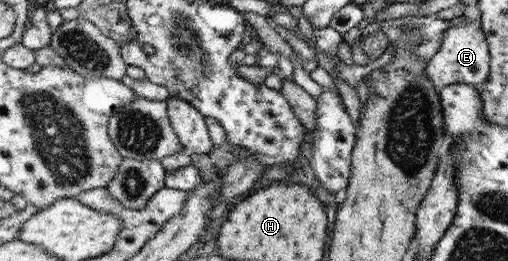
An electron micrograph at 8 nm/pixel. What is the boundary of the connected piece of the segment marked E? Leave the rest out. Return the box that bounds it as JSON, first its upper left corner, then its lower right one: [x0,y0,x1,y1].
[425,19,490,90]

